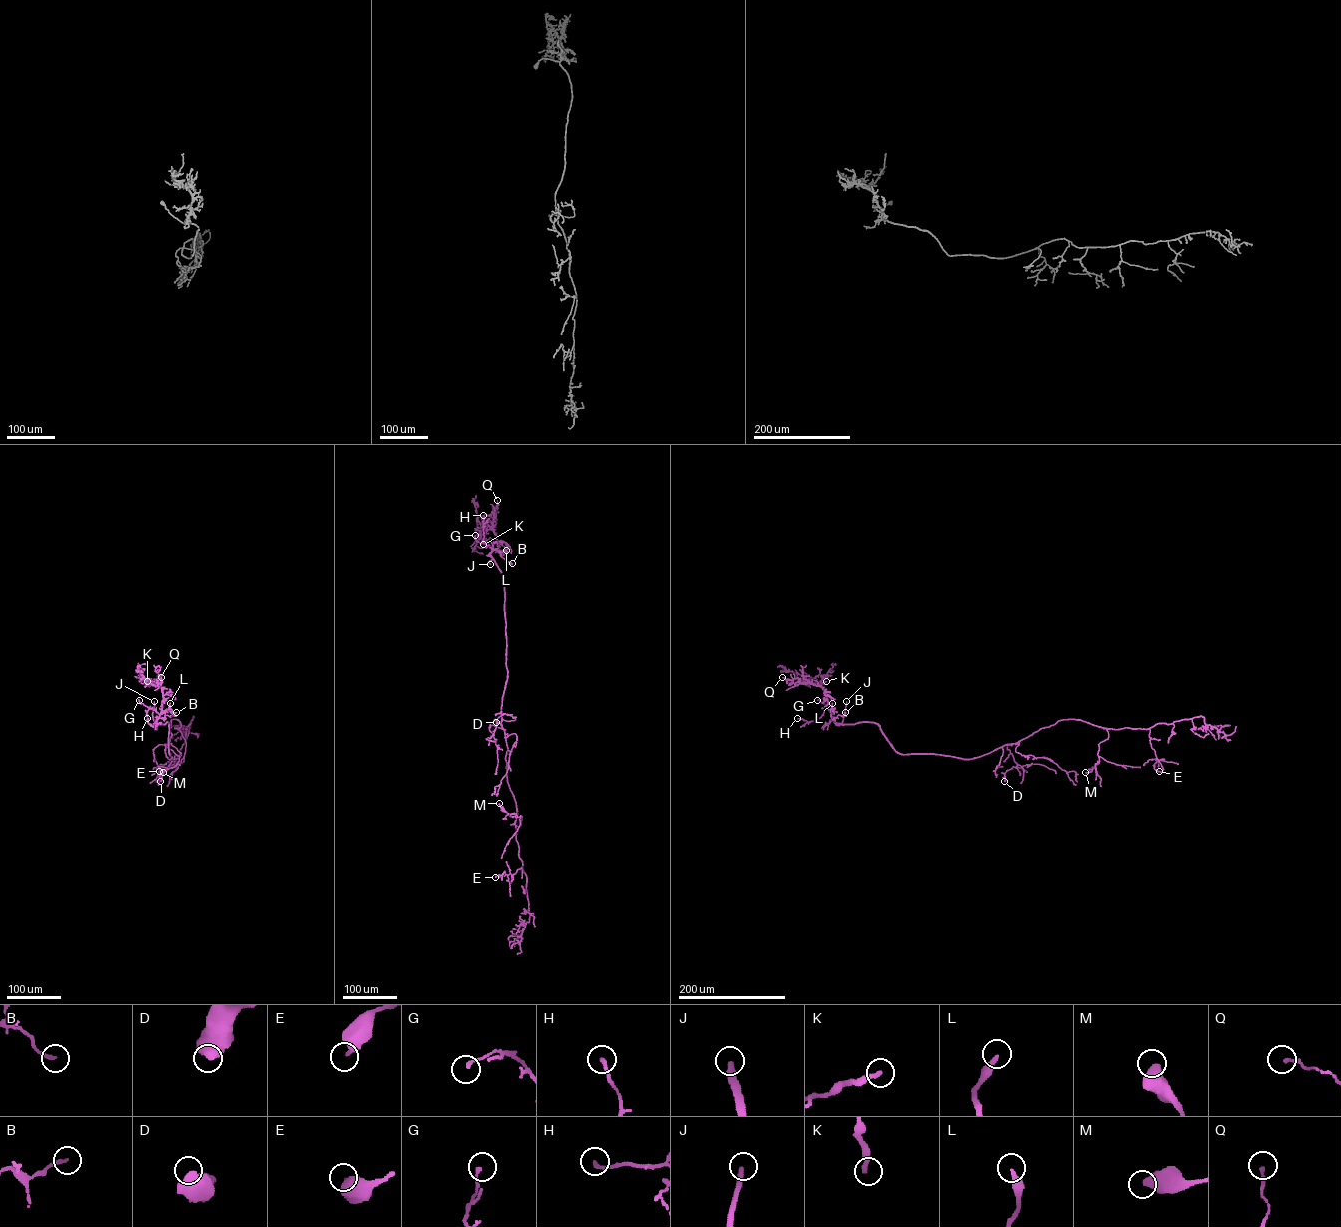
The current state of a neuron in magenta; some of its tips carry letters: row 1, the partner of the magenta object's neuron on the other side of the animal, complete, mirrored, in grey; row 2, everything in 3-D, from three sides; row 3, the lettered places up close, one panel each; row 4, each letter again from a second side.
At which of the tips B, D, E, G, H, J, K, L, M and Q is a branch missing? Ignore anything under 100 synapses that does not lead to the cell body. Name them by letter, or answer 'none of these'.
J

